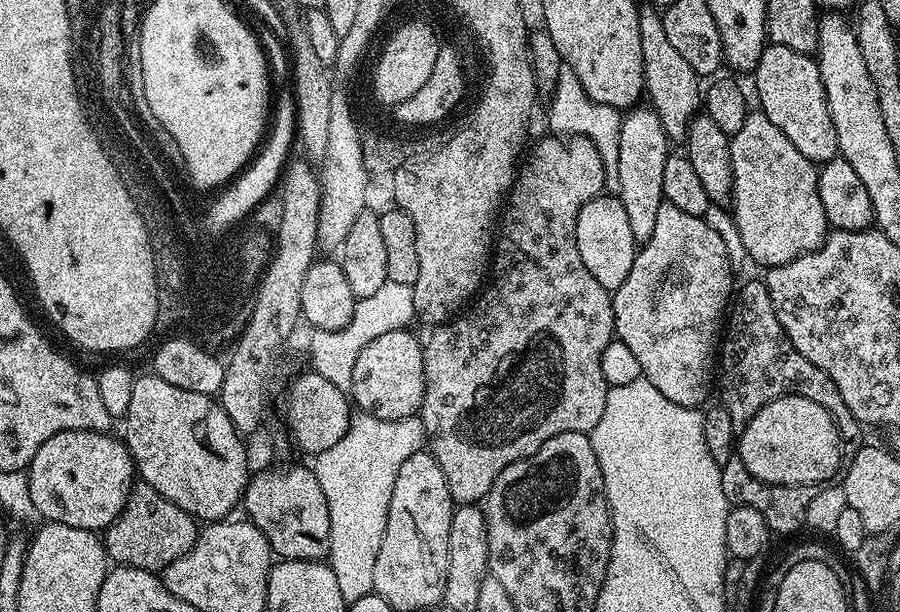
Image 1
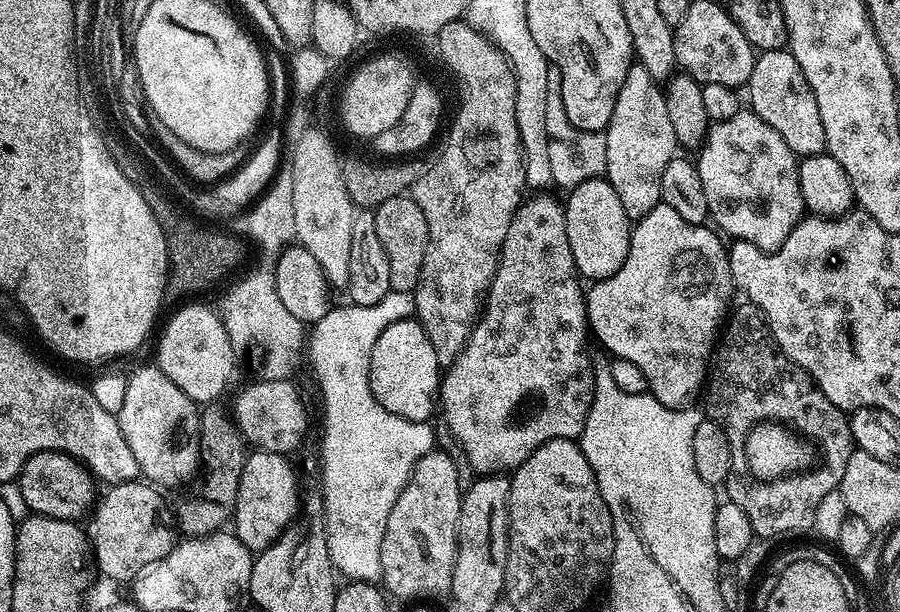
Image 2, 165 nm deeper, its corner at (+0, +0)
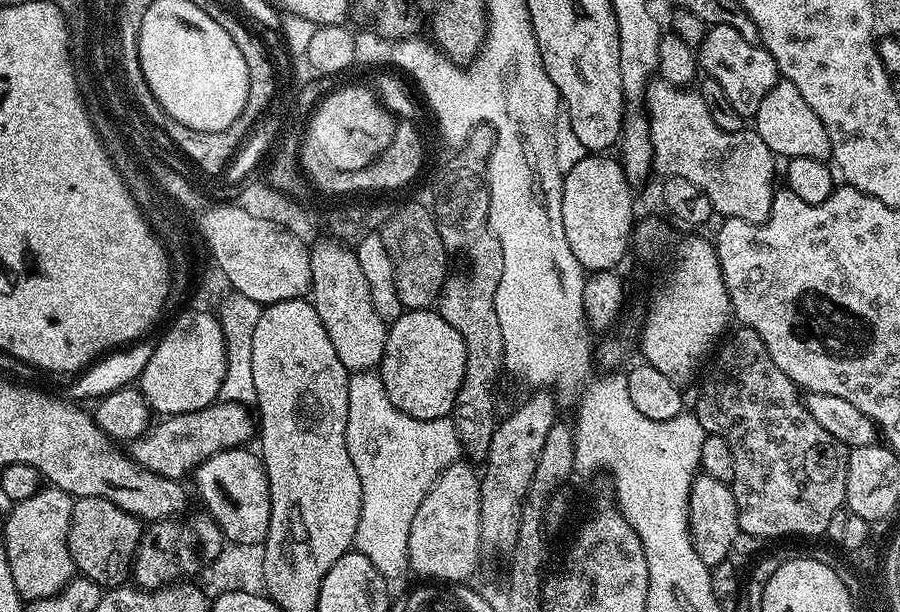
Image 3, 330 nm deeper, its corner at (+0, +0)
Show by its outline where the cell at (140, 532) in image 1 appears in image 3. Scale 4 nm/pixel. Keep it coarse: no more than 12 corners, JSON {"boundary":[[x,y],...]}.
{"boundary":[[106,498],[72,501],[77,573],[119,588],[141,521]]}

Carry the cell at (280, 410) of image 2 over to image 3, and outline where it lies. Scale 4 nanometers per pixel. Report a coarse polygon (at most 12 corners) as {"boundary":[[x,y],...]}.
{"boundary":[[233,401],[165,416],[133,460],[178,481],[247,445],[253,413]]}

